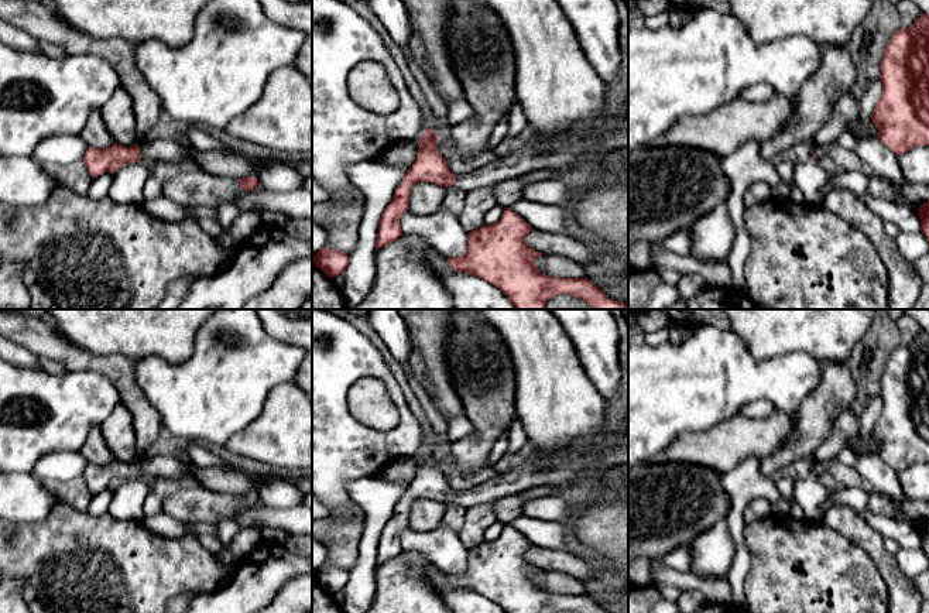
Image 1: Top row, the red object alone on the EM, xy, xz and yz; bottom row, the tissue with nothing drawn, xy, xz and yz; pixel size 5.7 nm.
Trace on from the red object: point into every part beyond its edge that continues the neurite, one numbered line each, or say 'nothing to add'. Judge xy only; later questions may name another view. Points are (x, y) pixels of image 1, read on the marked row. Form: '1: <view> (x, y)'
1: xy (168, 150)

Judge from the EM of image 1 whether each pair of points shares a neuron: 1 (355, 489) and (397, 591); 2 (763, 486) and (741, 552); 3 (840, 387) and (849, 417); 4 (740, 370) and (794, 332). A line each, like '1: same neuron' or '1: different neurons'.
1: different neurons
2: same neuron
3: different neurons
4: different neurons

